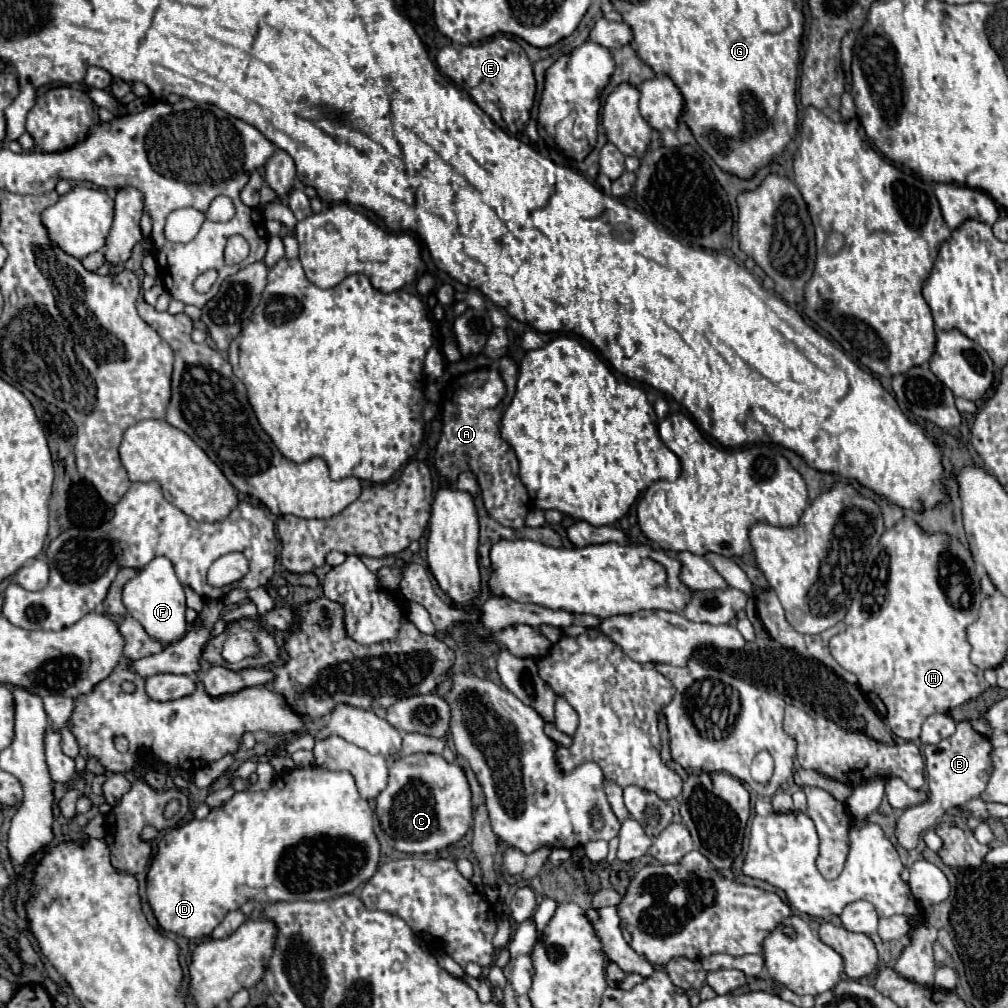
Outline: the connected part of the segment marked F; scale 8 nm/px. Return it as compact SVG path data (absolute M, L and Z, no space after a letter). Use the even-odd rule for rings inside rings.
M163 556L153 558L143 570L137 572L137 576L133 580L129 580L129 584L125 584L123 604L127 606L129 614L141 622L145 632L161 644L177 642L187 632L187 620L185 620L187 606L185 606L183 584L179 582L179 578L175 574L173 564Z

